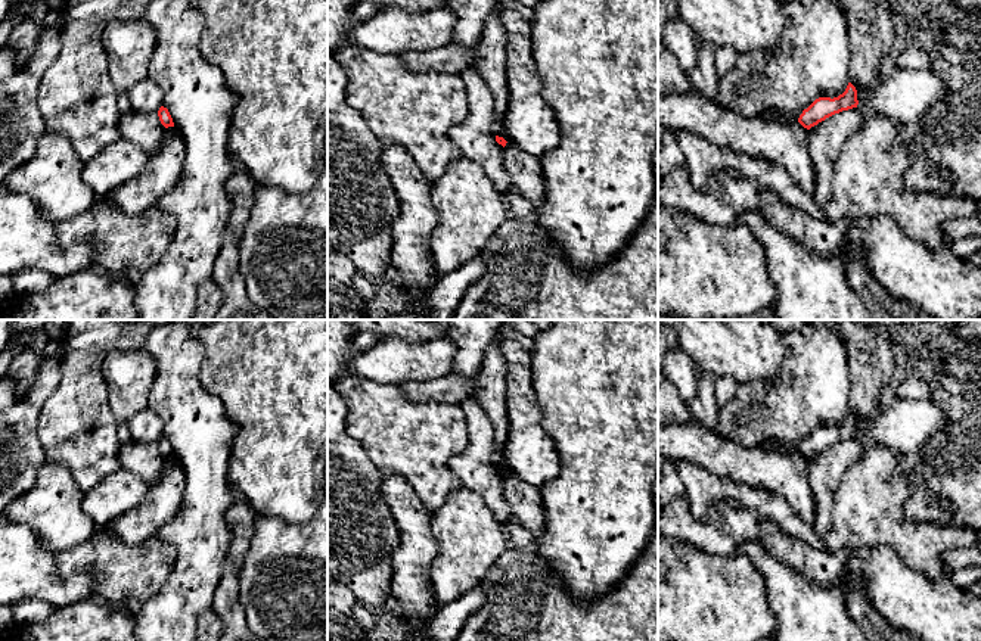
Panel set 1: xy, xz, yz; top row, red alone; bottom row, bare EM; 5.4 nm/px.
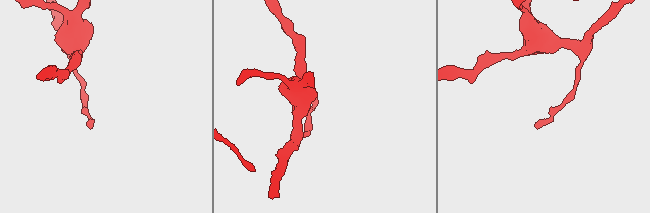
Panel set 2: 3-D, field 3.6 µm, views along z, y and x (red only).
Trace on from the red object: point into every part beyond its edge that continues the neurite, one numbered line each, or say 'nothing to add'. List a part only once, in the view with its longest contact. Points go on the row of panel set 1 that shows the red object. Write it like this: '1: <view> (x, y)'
nothing to add

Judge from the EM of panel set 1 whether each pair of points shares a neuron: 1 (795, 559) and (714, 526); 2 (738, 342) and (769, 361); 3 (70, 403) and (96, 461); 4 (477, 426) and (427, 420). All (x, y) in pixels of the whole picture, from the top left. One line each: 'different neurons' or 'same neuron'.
1: same neuron
2: same neuron
3: same neuron
4: different neurons

